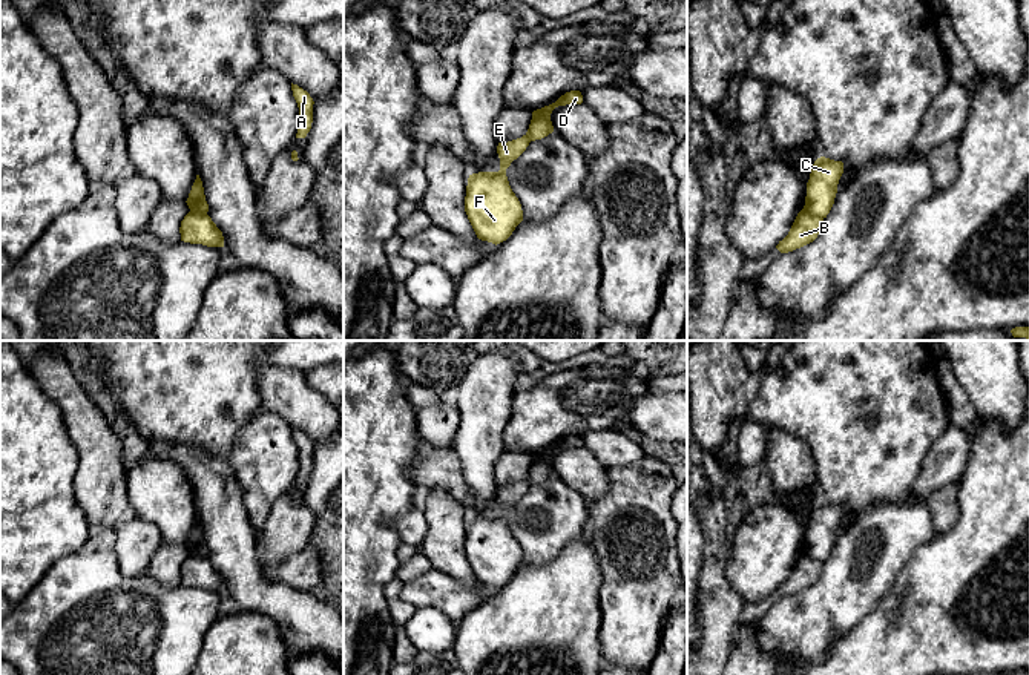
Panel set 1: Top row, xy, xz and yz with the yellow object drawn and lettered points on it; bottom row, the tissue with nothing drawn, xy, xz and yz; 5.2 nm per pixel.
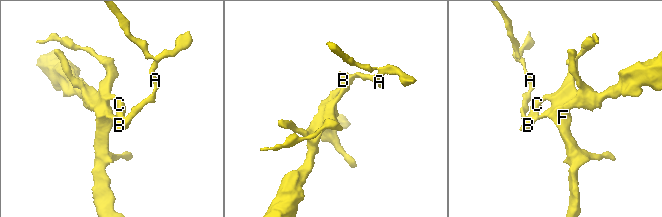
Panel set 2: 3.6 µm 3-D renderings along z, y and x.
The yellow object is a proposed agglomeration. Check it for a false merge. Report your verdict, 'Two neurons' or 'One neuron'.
One neuron

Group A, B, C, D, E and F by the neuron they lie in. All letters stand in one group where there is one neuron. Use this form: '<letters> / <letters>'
A B C D E F

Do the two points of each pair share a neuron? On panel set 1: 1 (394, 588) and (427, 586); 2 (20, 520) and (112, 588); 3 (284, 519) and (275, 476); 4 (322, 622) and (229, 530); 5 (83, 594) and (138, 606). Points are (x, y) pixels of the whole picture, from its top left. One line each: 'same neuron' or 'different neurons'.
1: different neurons
2: different neurons
3: different neurons
4: same neuron
5: same neuron

